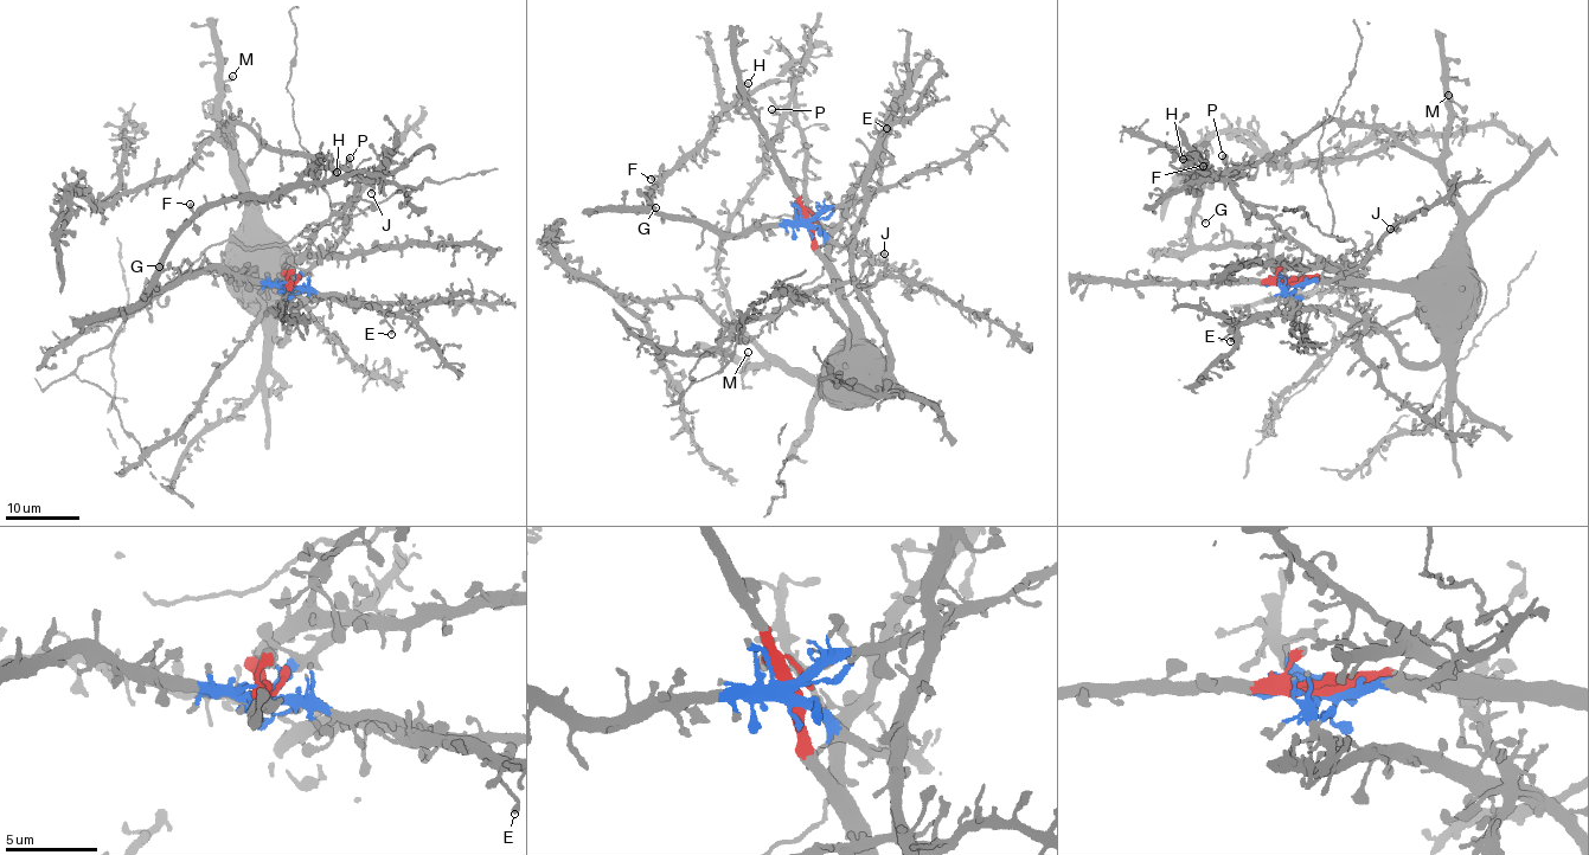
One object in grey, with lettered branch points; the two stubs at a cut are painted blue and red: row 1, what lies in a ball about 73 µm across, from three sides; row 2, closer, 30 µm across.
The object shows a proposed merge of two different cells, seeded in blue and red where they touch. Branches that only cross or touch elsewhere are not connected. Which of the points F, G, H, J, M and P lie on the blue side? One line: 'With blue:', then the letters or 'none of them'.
With blue: F, G, H, J

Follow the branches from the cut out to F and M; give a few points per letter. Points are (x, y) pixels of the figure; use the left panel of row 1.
F: (288, 284), (252, 284), (217, 268), (188, 272), (184, 280), (147, 294), (174, 231), (193, 214), (190, 204)
M: (288, 284), (287, 263), (244, 198), (228, 149), (223, 83), (232, 76)

